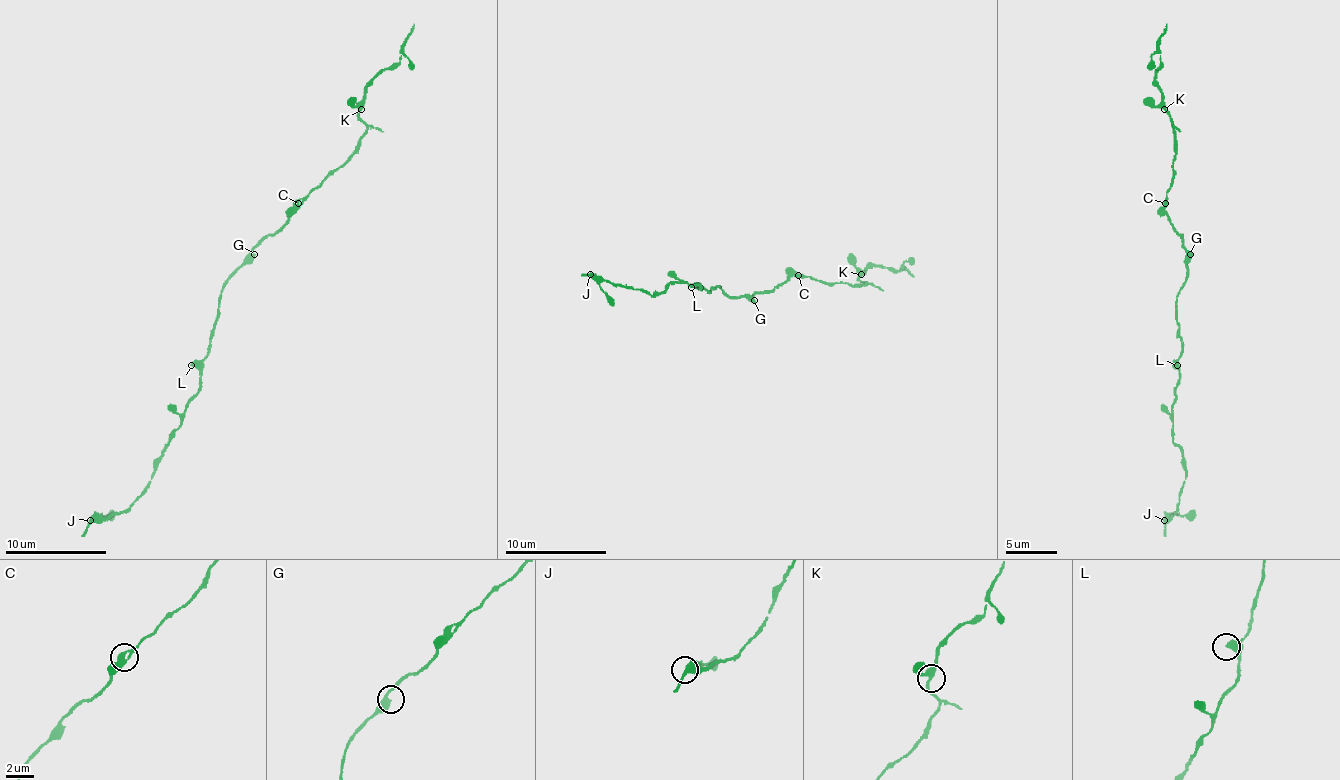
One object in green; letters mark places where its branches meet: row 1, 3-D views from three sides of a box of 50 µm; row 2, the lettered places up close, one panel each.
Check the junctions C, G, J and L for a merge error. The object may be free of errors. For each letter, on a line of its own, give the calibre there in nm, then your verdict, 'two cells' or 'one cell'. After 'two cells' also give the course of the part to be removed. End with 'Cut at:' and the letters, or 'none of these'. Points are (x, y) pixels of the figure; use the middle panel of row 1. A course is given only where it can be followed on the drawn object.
C: calibre 320 nm; one cell
G: calibre 380 nm; one cell
J: calibre 400 nm; one cell
L: calibre 360 nm; one cell
Cut at: none of these

